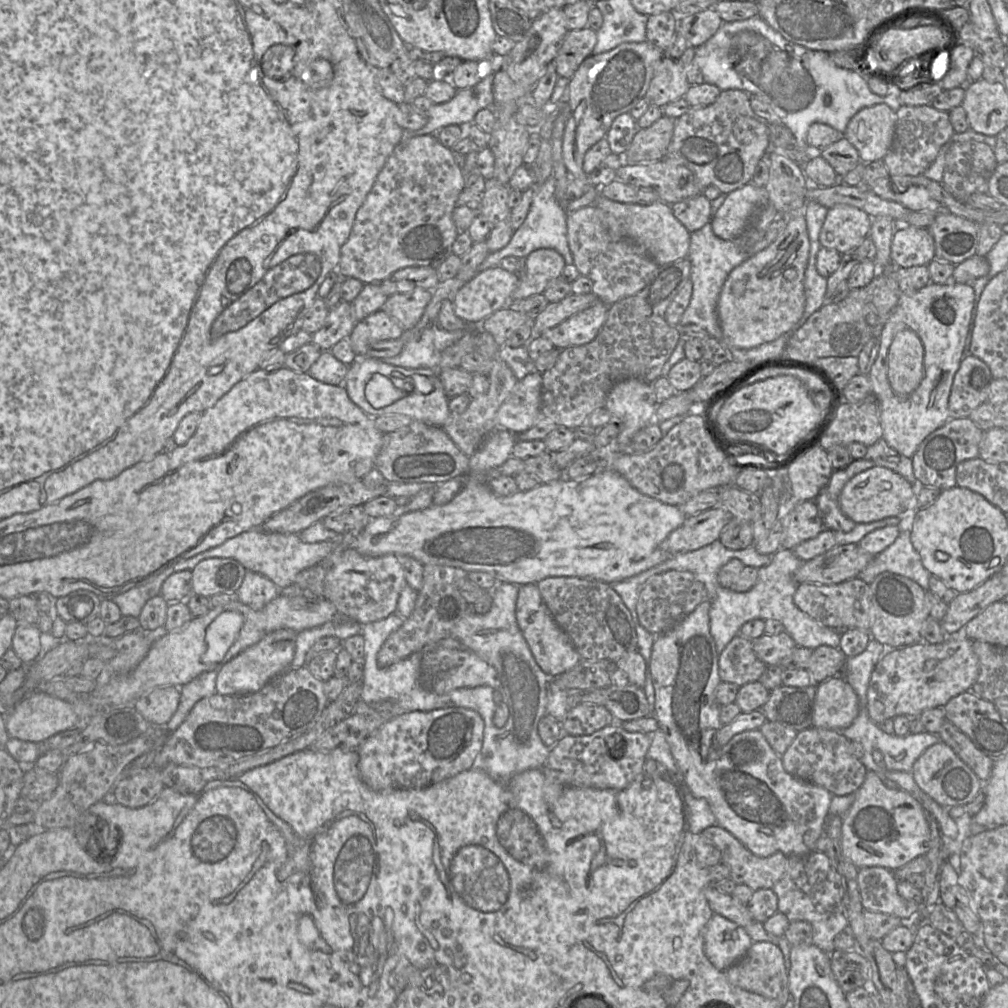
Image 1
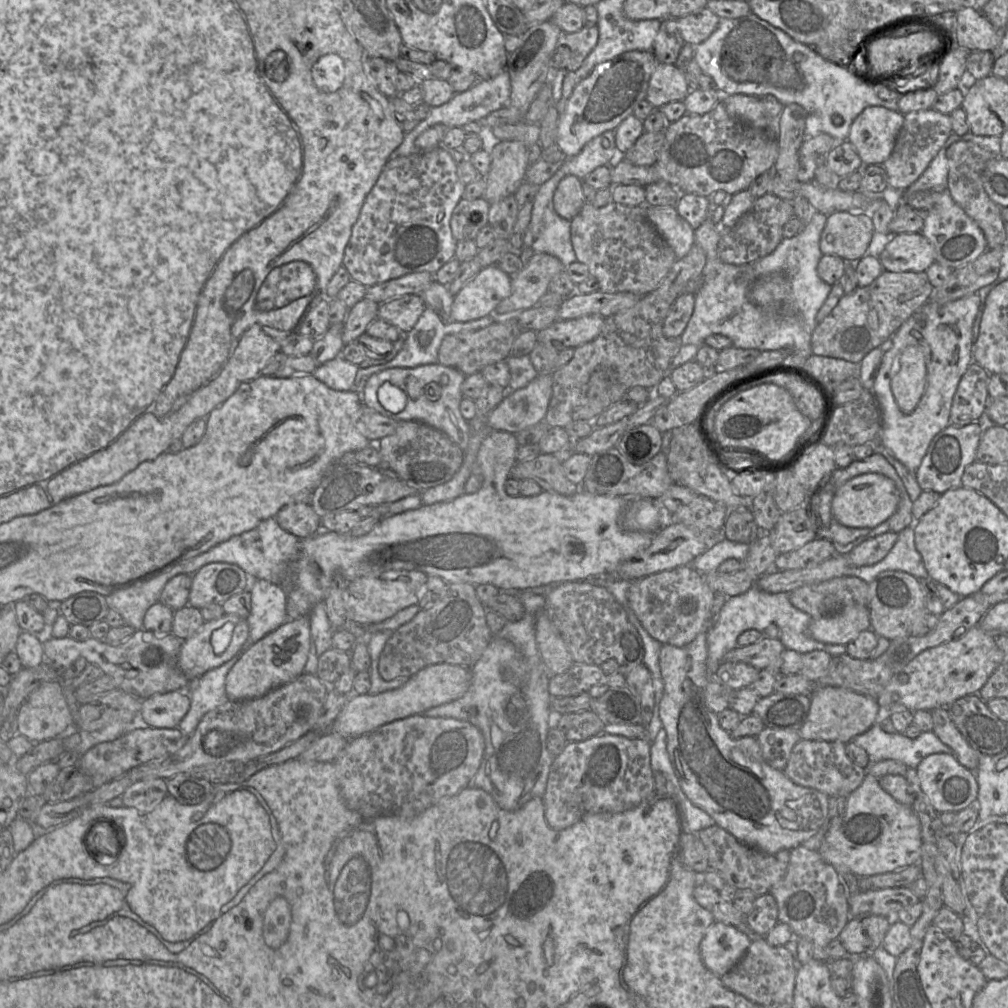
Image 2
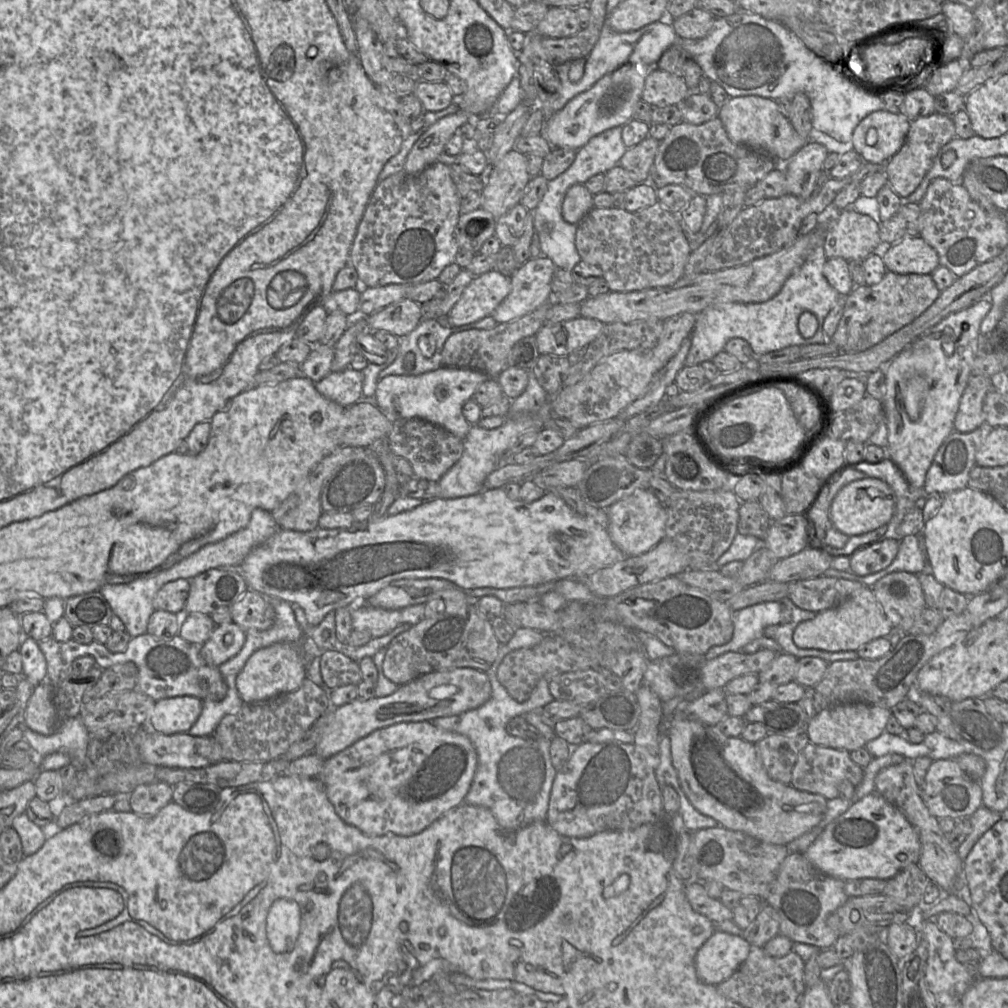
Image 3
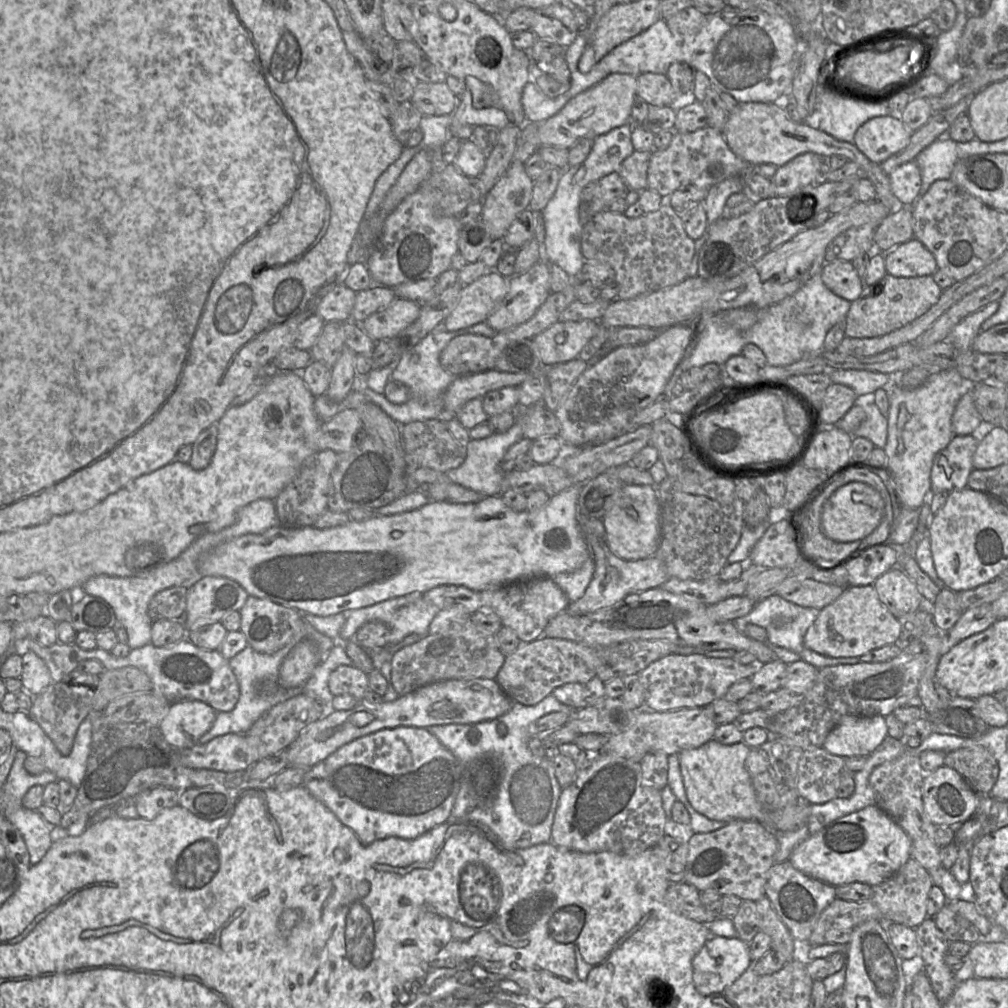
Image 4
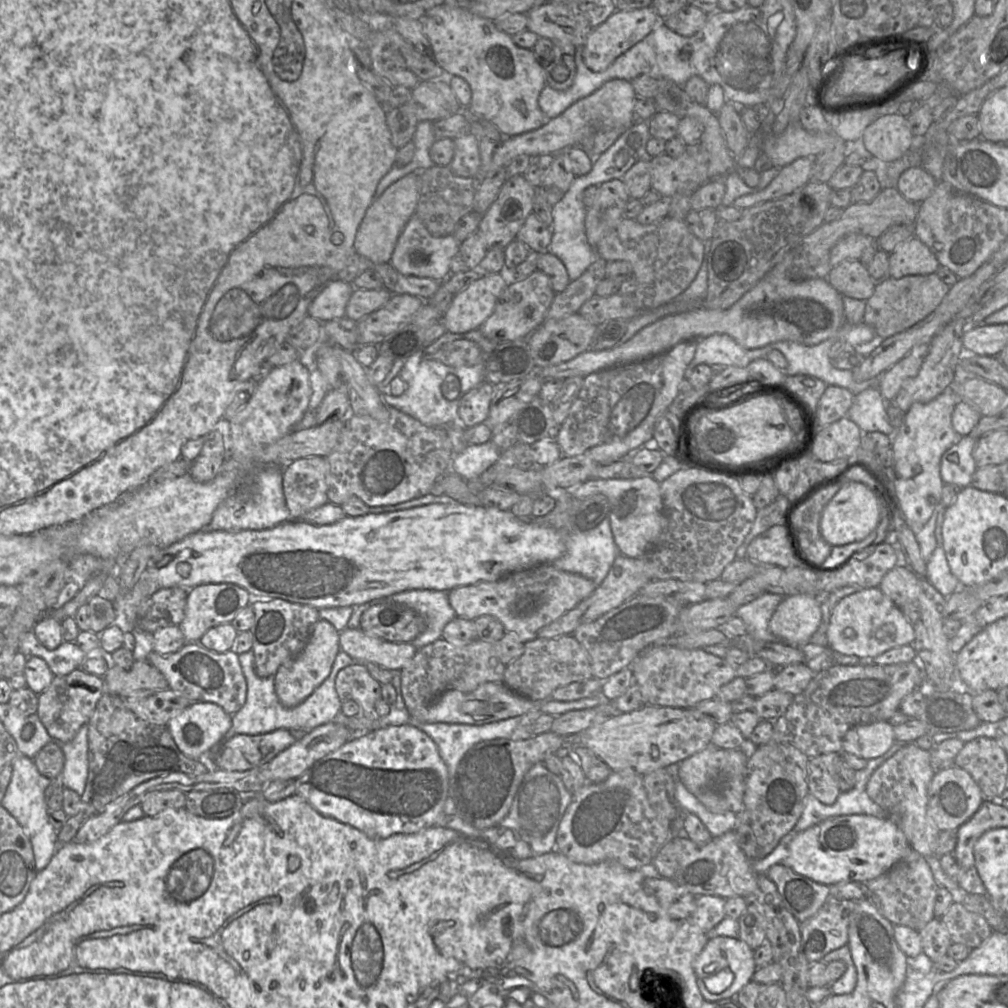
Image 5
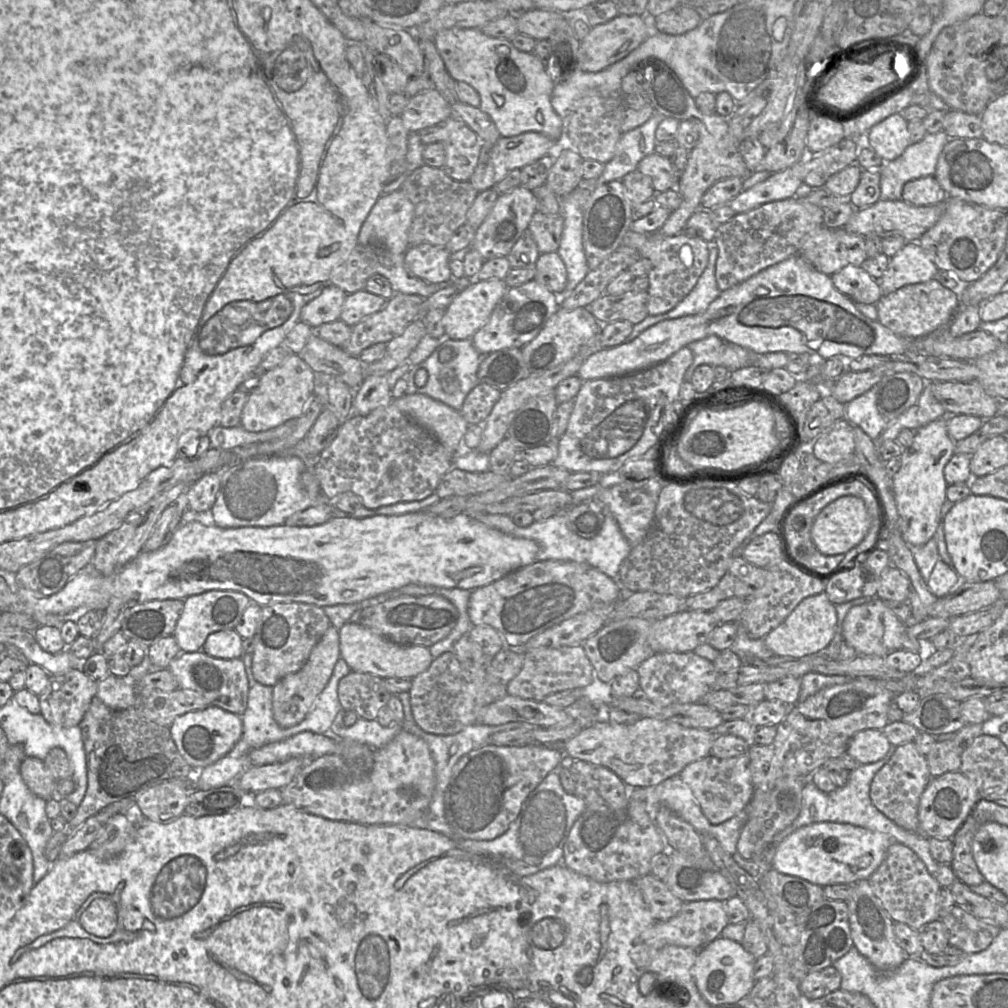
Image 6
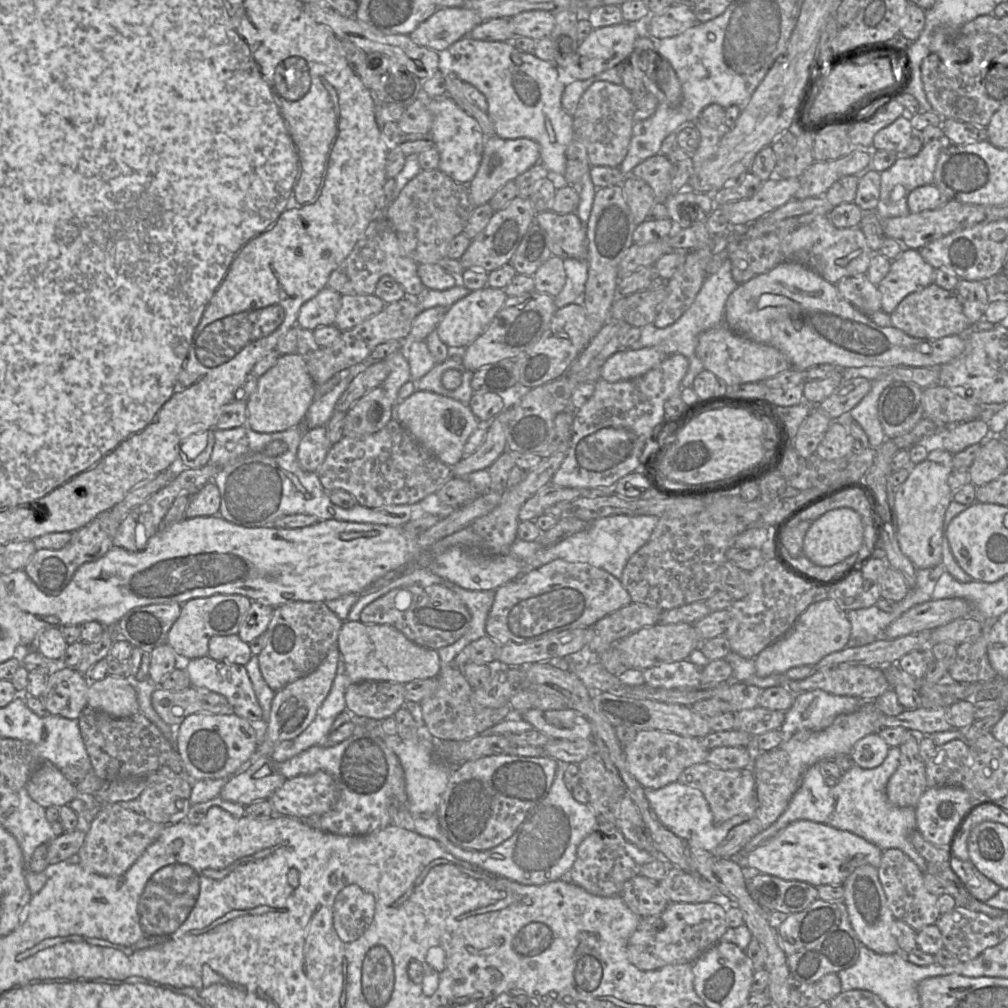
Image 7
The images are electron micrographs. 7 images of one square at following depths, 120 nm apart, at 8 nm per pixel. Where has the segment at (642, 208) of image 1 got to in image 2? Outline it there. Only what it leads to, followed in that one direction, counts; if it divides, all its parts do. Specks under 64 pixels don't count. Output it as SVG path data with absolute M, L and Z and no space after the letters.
M647 206L647 216L659 234L674 250L677 259L684 258L695 245L695 230L674 206Z

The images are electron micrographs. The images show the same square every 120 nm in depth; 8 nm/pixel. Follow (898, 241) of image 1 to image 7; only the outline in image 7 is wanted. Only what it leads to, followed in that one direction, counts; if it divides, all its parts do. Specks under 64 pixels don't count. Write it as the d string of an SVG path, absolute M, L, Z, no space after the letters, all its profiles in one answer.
M905 248L891 261L888 274L877 285L881 310L891 314L908 295L934 283L935 269L917 249Z

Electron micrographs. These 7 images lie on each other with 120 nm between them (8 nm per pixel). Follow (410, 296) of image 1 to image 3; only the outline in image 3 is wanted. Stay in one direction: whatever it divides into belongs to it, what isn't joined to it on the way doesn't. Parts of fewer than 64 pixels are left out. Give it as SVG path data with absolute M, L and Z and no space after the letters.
M404 298L364 317L368 330L385 330L399 339L412 332L422 321L421 305Z

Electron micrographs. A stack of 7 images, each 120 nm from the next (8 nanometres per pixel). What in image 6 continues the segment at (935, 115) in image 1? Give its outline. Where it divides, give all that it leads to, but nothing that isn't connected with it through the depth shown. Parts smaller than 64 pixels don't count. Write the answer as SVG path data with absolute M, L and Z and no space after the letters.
M927 176L907 182L902 191L902 199L916 206L943 204L948 198L935 176Z

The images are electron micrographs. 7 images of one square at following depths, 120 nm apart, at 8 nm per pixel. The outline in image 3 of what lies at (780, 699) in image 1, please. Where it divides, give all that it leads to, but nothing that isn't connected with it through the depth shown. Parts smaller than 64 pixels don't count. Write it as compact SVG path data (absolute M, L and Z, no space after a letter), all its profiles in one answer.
M769 700L753 705L743 717L746 723L758 722L762 724L767 733L779 735L795 735L806 732L807 718L802 707L797 702L778 702Z

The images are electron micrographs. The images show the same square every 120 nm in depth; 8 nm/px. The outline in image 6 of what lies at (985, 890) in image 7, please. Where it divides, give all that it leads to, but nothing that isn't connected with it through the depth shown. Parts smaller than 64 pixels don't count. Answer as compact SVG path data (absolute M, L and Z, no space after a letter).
M976 814L972 816L958 831L953 839L953 860L951 867L958 880L968 886L979 885L986 881L978 869L972 854L972 842L976 831Z

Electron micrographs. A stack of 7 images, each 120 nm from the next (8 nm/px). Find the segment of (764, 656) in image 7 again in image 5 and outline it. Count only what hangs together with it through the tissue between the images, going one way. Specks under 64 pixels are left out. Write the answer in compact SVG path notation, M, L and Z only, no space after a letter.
M799 594L779 604L769 622L769 631L782 642L797 647L810 643L822 621L821 598Z

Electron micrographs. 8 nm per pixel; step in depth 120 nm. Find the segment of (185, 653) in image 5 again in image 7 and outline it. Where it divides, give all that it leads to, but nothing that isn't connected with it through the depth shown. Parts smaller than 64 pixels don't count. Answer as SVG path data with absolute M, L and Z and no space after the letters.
M207 655L189 660L186 664L186 671L190 677L191 687L208 689L223 695L232 705L235 715L248 721L259 721L262 718L262 709L243 665L215 660Z

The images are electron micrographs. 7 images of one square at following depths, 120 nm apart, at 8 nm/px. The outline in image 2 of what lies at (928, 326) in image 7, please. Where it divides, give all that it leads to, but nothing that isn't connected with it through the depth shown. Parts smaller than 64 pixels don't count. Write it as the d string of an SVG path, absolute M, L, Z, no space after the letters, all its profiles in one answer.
M883 270L870 285L857 287L850 294L845 294L831 313L816 325L811 337L812 354L860 363L872 349L886 343L908 318L926 304L934 290L926 272Z

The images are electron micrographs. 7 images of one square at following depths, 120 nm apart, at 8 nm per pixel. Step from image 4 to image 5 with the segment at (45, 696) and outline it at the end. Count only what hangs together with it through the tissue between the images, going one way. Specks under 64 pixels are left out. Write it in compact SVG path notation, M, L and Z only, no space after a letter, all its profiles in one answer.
M75 669L67 675L54 676L50 686L38 695L36 714L52 738L62 742L69 742L75 737L78 730L88 723L104 693L103 677Z

